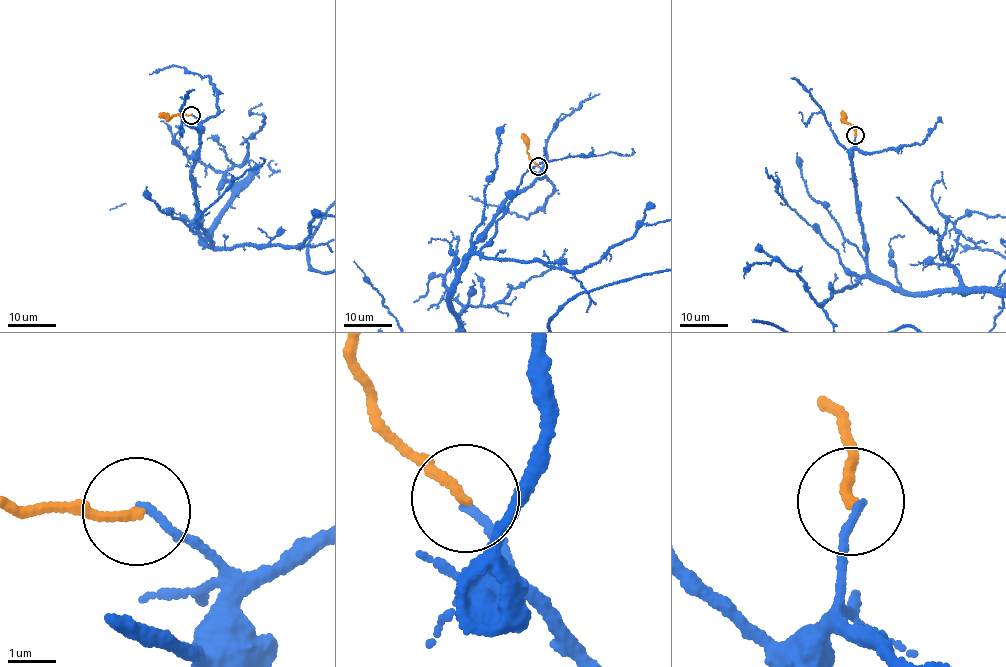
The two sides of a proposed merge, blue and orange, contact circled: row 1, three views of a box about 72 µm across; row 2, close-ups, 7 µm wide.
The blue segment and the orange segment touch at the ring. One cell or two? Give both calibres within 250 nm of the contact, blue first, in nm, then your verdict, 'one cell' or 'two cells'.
170/190 nm | two cells

